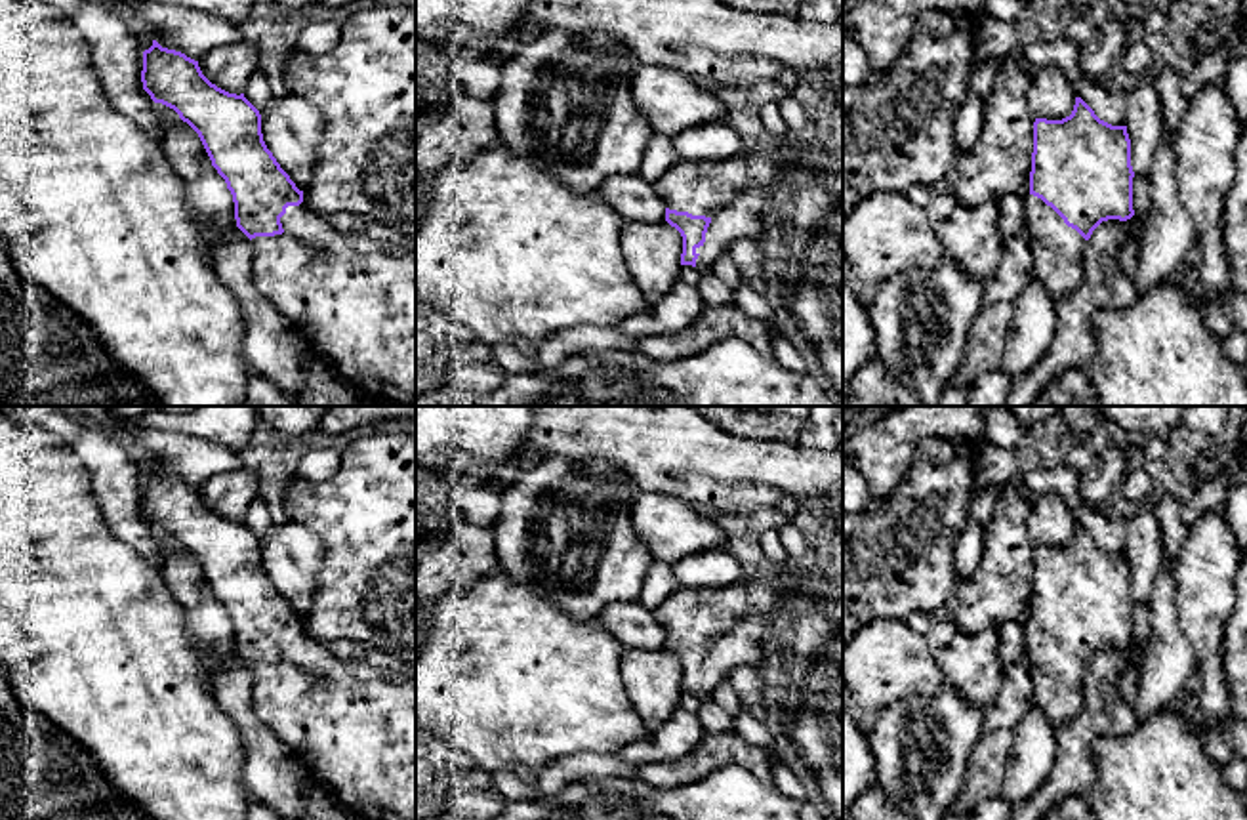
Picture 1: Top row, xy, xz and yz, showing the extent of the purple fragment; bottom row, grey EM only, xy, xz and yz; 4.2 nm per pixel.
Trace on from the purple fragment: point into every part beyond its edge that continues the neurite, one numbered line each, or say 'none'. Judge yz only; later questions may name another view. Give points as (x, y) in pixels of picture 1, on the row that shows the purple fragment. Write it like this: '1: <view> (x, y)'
1: yz (1057, 248)

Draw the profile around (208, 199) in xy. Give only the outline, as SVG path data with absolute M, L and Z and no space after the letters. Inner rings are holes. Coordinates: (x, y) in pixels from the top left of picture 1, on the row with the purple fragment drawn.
M160 118L164 153L185 187L185 200L194 219L206 223L204 242L214 248L236 227L233 195L212 160L198 133L181 118Z

